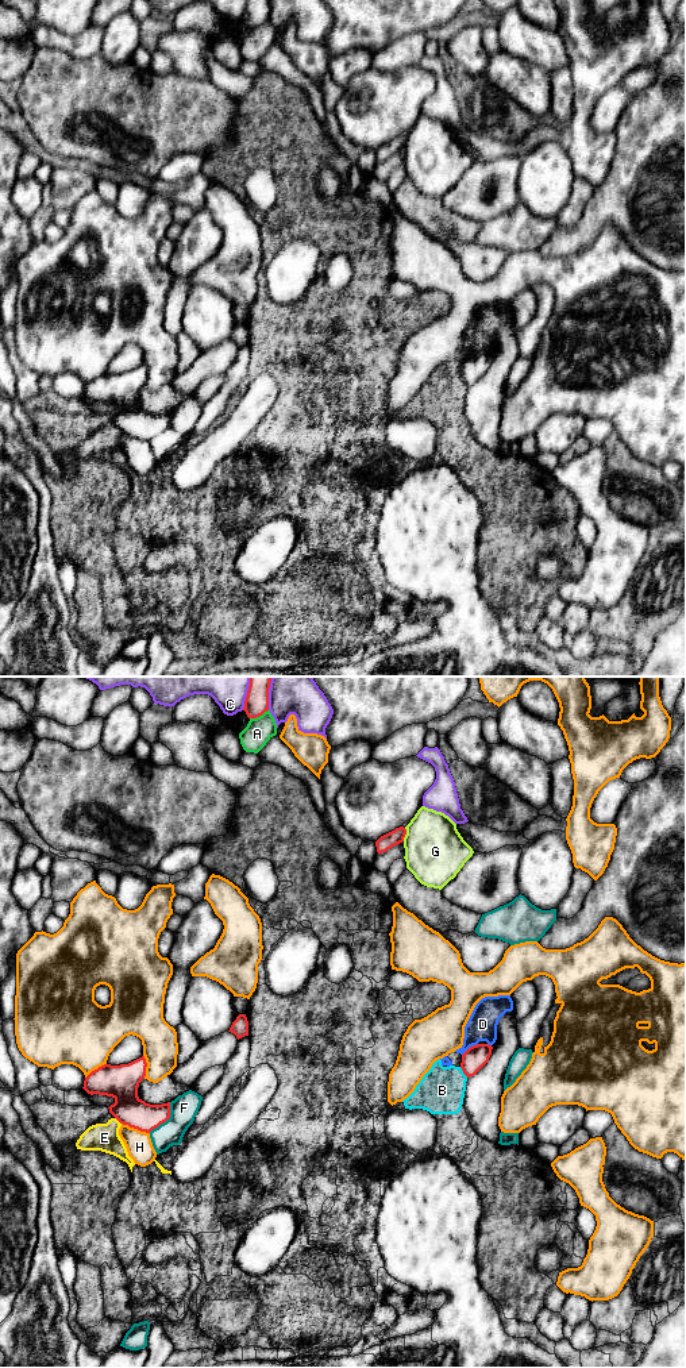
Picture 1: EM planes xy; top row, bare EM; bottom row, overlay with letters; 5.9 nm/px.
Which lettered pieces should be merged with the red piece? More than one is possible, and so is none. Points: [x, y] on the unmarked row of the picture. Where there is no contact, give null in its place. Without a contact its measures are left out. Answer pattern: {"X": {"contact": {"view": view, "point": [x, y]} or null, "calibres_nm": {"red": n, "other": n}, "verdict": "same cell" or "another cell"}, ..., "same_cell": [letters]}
{"A": {"contact": {"view": "xy", "point": [258, 24]}, "calibres_nm": {"red": 140, "other": 160}, "verdict": "another cell"}, "B": {"contact": {"view": "xy", "point": [463, 381]}, "calibres_nm": {"red": 140, "other": 280}, "verdict": "another cell"}, "C": {"contact": {"view": "xy", "point": [245, 10]}, "calibres_nm": {"red": 140, "other": 140}, "verdict": "another cell"}, "D": {"contact": {"view": "xy", "point": [469, 357]}, "calibres_nm": {"red": 140, "other": 180}, "verdict": "another cell"}, "E": {"contact": {"view": "xy", "point": [118, 428]}, "calibres_nm": {"red": 200, "other": 170}, "verdict": "another cell"}, "F": {"contact": {"view": "xy", "point": [166, 428]}, "calibres_nm": {"red": 180, "other": 160}, "verdict": "another cell"}, "G": {"contact": {"view": "xy", "point": [405, 142]}, "calibres_nm": {"red": 90, "other": 360}, "verdict": "another cell"}, "H": {"contact": {"view": "xy", "point": [135, 436]}, "calibres_nm": {"red": 180, "other": 160}, "verdict": "another cell"}, "same_cell": []}

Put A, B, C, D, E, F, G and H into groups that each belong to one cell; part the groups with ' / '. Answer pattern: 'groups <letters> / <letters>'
groups A / B D E / C / F / G / H

